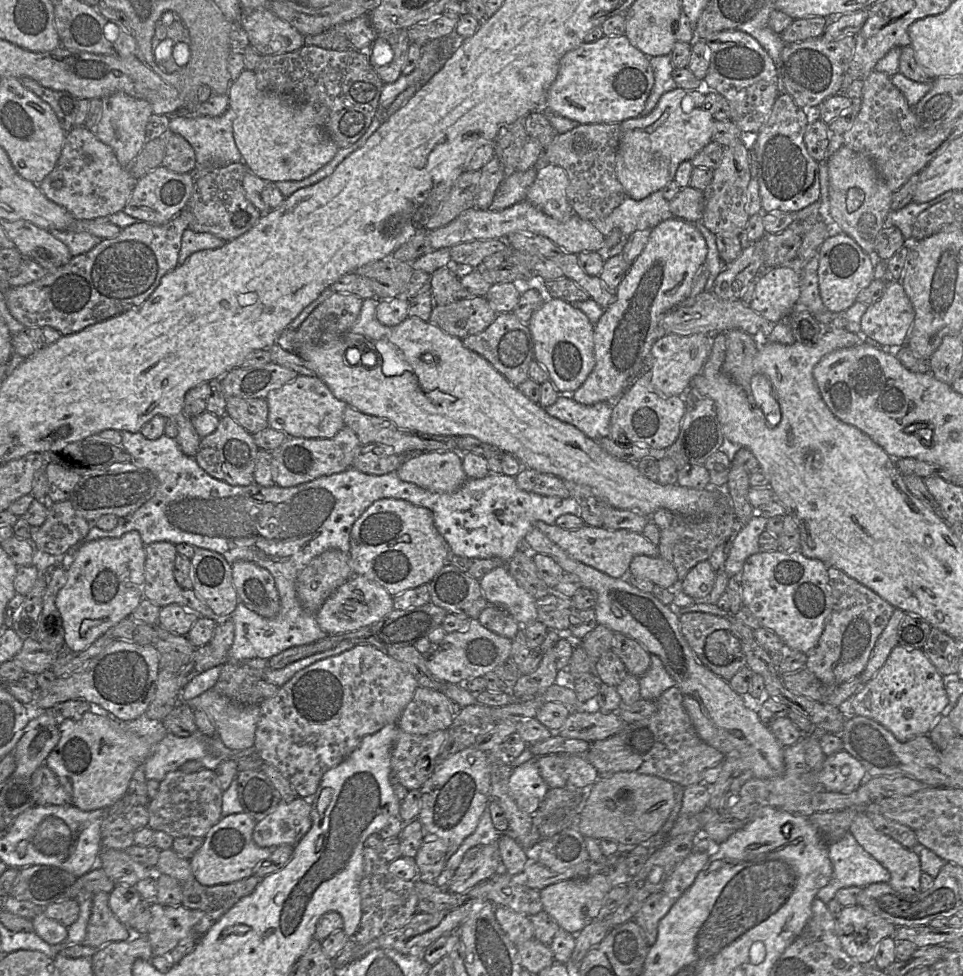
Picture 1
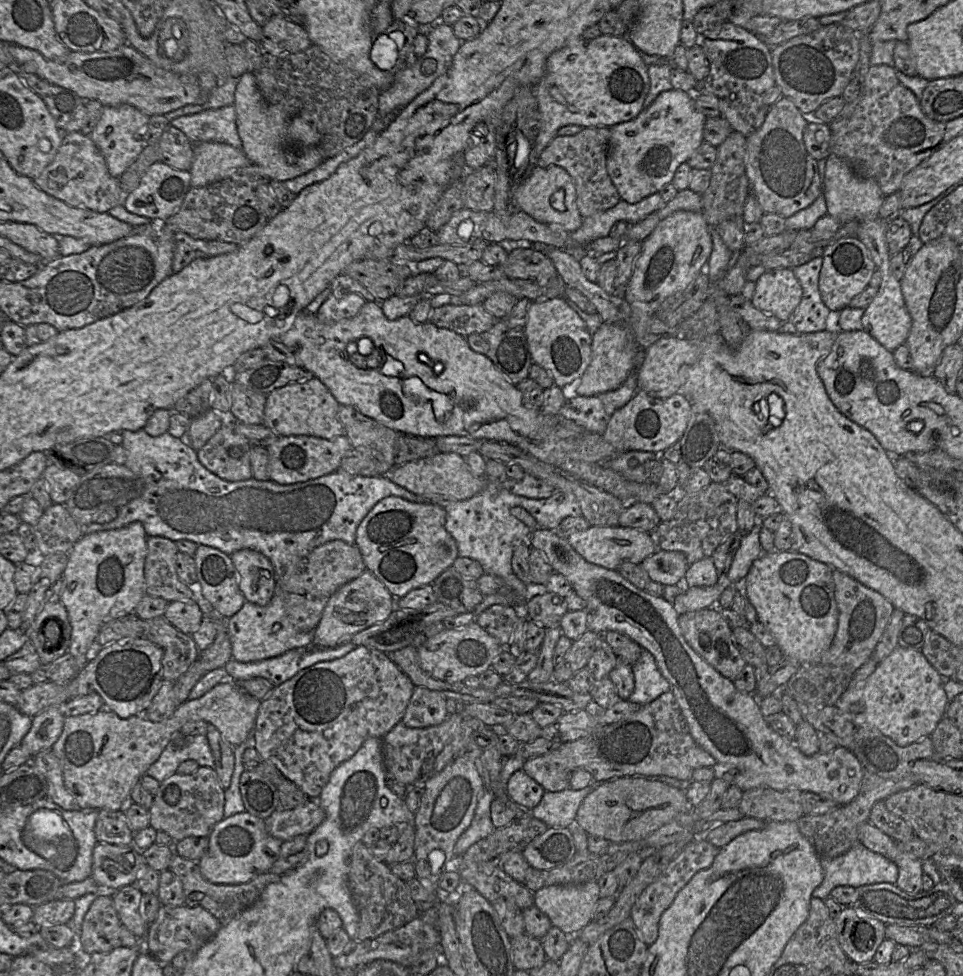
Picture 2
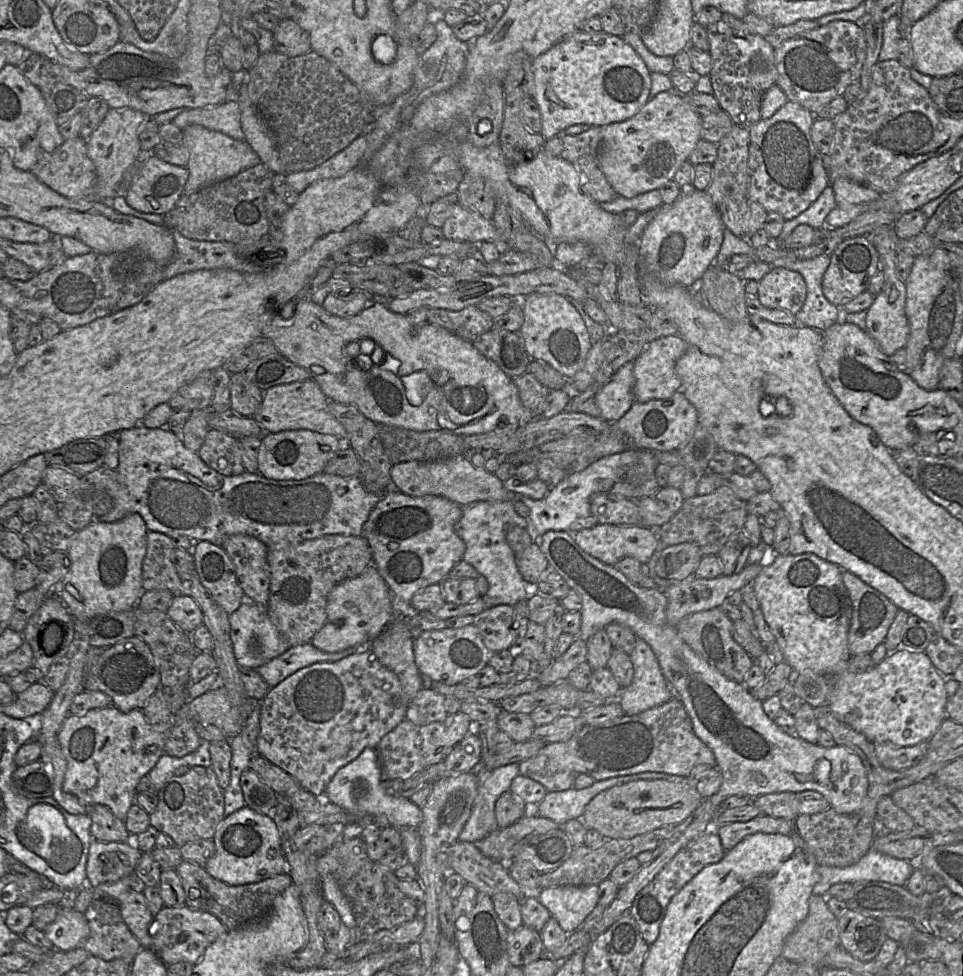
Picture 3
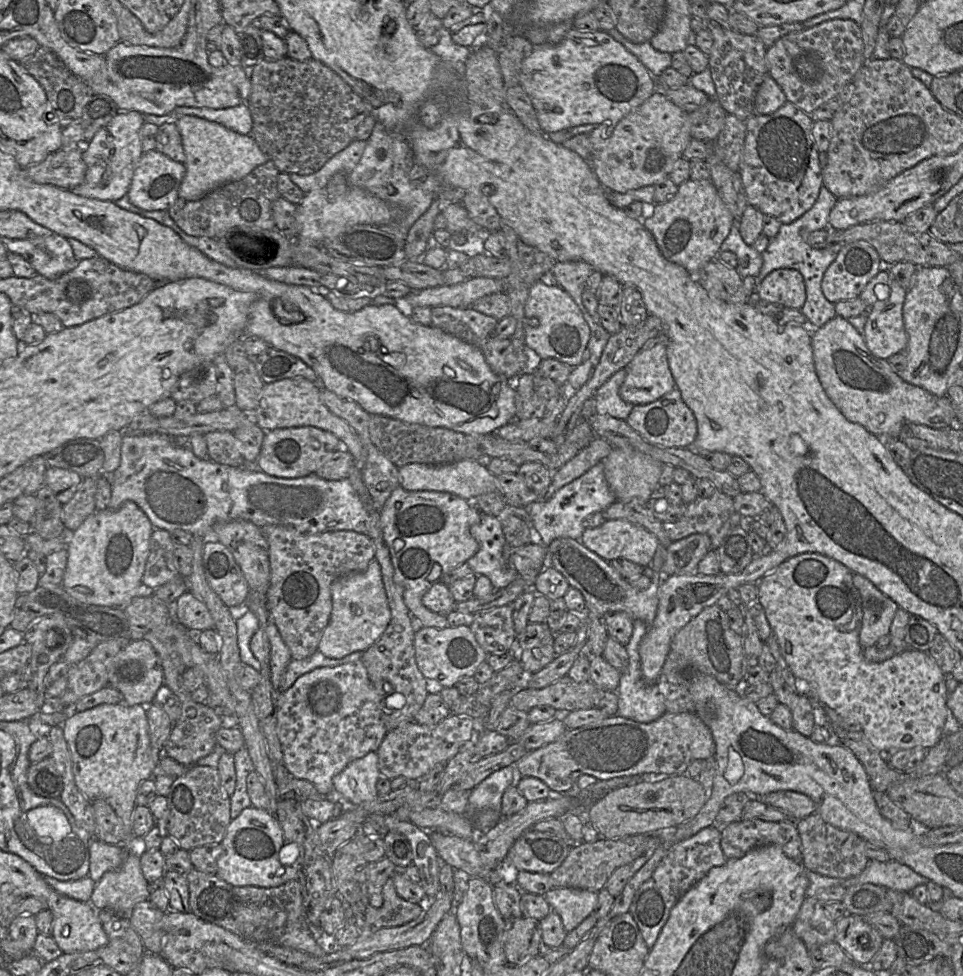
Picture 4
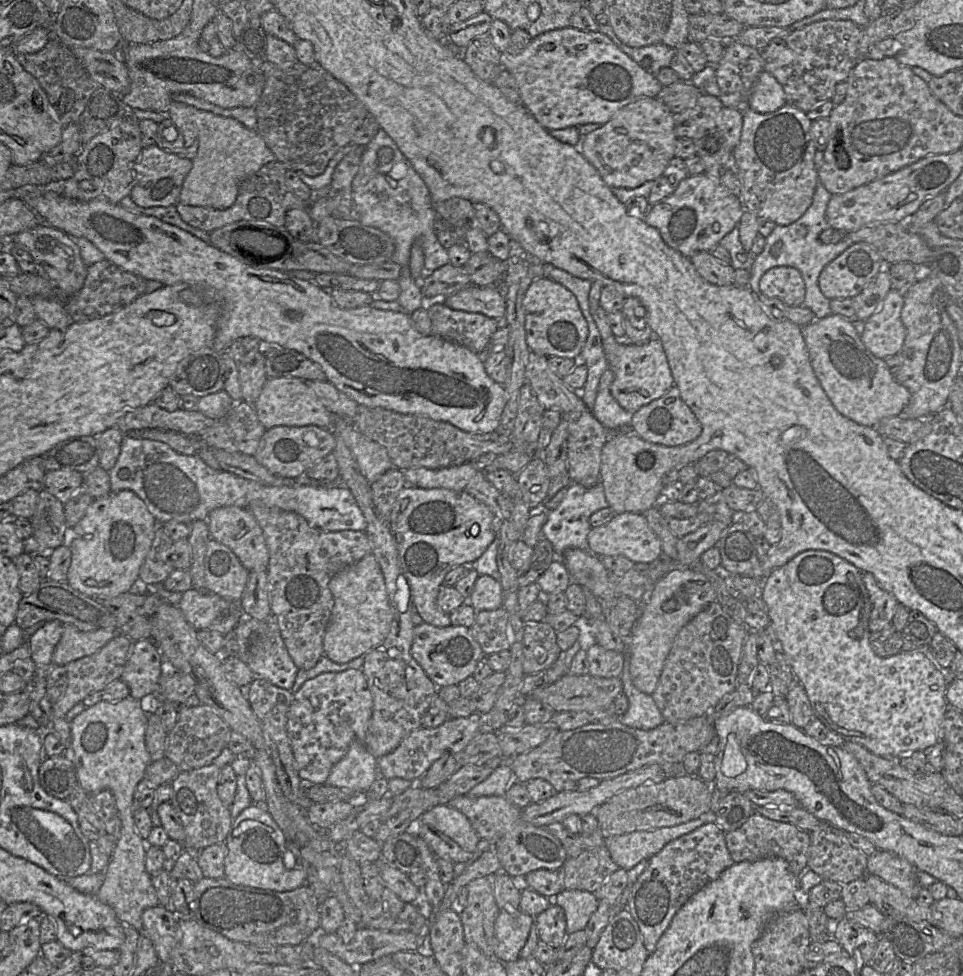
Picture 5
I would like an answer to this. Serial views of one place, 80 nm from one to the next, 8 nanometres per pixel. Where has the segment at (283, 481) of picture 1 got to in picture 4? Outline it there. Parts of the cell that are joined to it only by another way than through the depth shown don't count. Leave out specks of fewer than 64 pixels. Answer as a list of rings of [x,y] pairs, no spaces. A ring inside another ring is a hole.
[[[314,426],[277,428],[266,431],[256,464],[258,469],[279,478],[300,478],[314,474],[319,466],[340,448],[342,442],[333,433]]]

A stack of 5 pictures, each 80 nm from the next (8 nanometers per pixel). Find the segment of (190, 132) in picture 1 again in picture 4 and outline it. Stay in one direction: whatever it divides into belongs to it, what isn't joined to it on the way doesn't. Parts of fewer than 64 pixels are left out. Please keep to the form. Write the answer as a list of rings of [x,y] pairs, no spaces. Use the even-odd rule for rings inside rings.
[[[247,104],[223,109],[180,106],[175,108],[173,112],[176,117],[189,115],[219,123],[242,135],[251,135],[253,128],[253,119]]]

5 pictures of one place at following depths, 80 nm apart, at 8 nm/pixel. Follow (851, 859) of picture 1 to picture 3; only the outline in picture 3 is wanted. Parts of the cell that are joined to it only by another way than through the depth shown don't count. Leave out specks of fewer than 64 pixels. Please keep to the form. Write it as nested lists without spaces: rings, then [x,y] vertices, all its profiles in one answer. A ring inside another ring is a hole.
[[[870,849],[857,863],[847,867],[818,866],[818,881],[812,895],[825,896],[831,886],[884,882],[905,886],[916,865]]]

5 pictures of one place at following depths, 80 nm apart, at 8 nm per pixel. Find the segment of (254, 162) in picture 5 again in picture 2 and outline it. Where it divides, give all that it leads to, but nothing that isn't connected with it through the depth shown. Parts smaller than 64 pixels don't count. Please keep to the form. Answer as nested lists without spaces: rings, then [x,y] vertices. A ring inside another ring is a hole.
[[[195,143],[193,152],[189,170],[192,188],[221,180],[237,169],[251,164],[242,150],[224,143]]]

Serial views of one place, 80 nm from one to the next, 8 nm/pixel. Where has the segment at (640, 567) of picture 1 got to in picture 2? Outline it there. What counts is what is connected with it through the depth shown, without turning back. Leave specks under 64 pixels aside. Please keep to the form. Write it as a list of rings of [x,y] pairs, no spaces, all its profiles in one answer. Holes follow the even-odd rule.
[[[665,550],[648,556],[640,565],[651,580],[662,585],[677,585],[689,567],[684,553]]]

